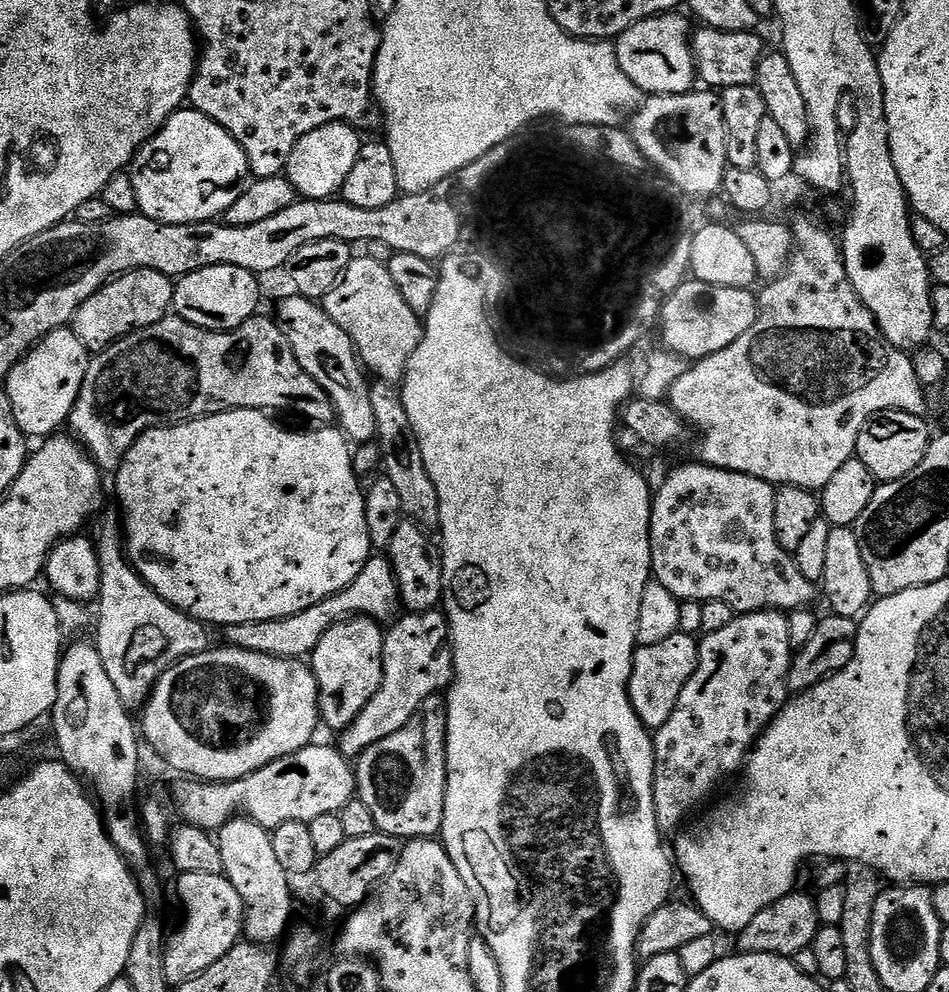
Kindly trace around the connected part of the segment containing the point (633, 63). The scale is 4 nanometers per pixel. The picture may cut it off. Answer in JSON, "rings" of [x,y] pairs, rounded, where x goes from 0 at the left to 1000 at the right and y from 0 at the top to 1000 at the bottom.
{"rings":[[[717,14],[686,16],[684,20],[673,20],[651,37],[647,47],[651,54],[651,67],[660,74],[660,79],[672,87],[675,94],[683,97],[705,97],[723,95],[734,88],[733,64],[729,57],[727,27]]]}

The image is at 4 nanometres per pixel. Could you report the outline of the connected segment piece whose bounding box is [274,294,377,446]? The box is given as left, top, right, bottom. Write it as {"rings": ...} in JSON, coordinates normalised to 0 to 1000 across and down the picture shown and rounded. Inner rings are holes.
{"rings":[[[305,296],[292,308],[289,319],[318,373],[322,373],[322,377],[327,377],[327,381],[331,381],[331,385],[344,393],[358,434],[375,450],[395,445],[396,422],[390,409],[390,383],[365,333],[360,333],[360,329],[356,329],[356,325],[352,325],[334,303],[311,296]]]}

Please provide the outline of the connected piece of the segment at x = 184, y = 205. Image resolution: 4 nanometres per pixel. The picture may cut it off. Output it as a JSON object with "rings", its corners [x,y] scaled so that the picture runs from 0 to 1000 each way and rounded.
{"rings":[[[194,107],[151,145],[137,166],[137,176],[146,217],[157,218],[169,226],[214,226],[235,219],[236,214],[251,204],[263,174],[259,155],[248,139],[230,127],[230,123],[217,119],[217,115]]]}

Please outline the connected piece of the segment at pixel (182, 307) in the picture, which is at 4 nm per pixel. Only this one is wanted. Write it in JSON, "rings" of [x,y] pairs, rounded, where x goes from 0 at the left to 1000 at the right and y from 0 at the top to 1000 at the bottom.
{"rings":[[[217,268],[184,283],[181,315],[210,331],[222,335],[246,335],[271,318],[274,306],[274,286],[271,275],[255,272],[255,268]]]}

